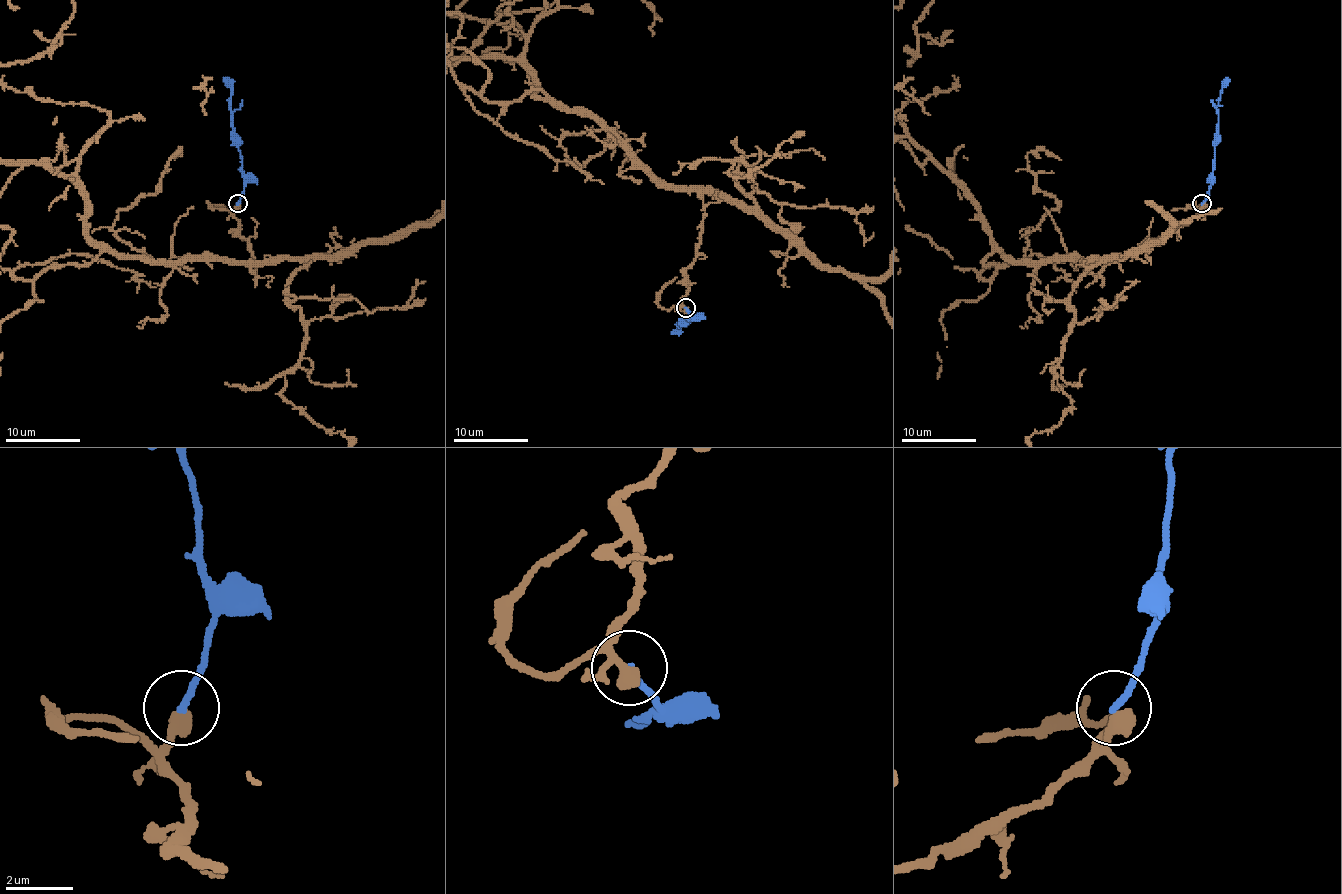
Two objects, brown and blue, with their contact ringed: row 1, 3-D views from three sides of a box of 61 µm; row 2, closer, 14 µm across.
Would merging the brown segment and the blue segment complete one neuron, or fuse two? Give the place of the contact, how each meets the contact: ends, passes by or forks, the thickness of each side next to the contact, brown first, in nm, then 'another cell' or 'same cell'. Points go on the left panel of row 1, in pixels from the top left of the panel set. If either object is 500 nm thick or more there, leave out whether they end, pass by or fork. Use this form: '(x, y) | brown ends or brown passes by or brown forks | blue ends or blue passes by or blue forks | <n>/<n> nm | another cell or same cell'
(238, 203) | 500/200 nm | another cell

